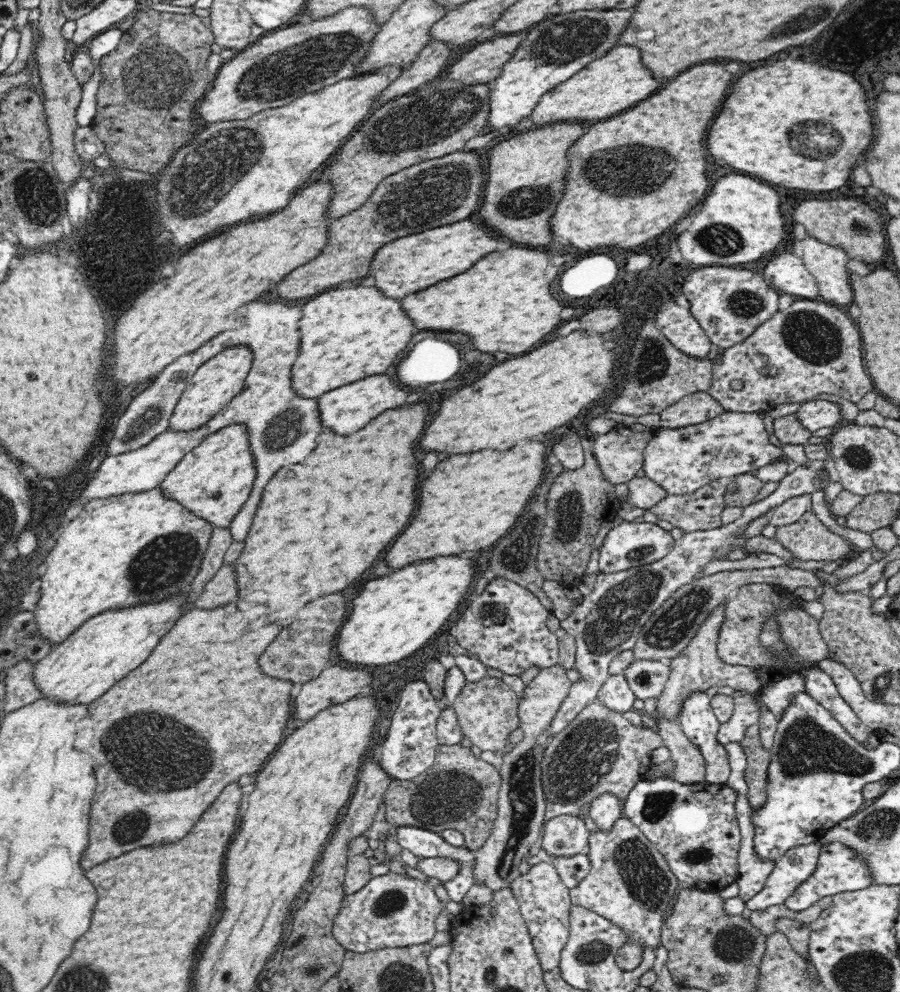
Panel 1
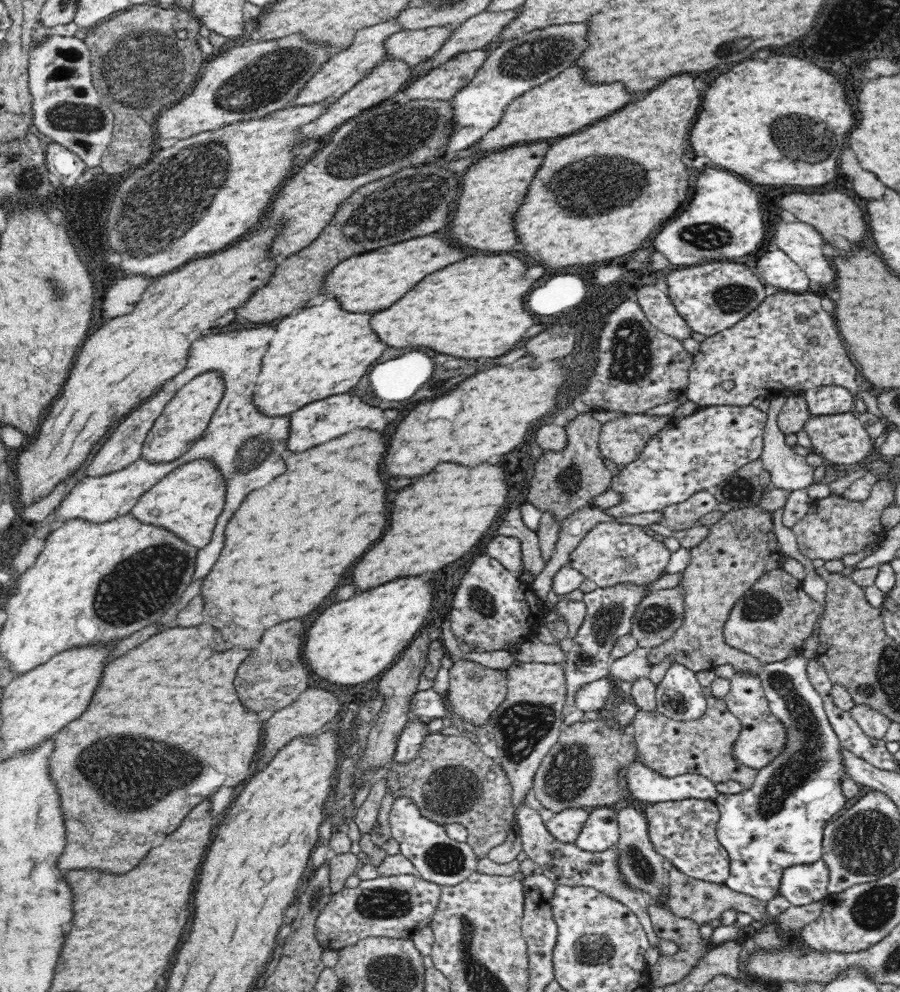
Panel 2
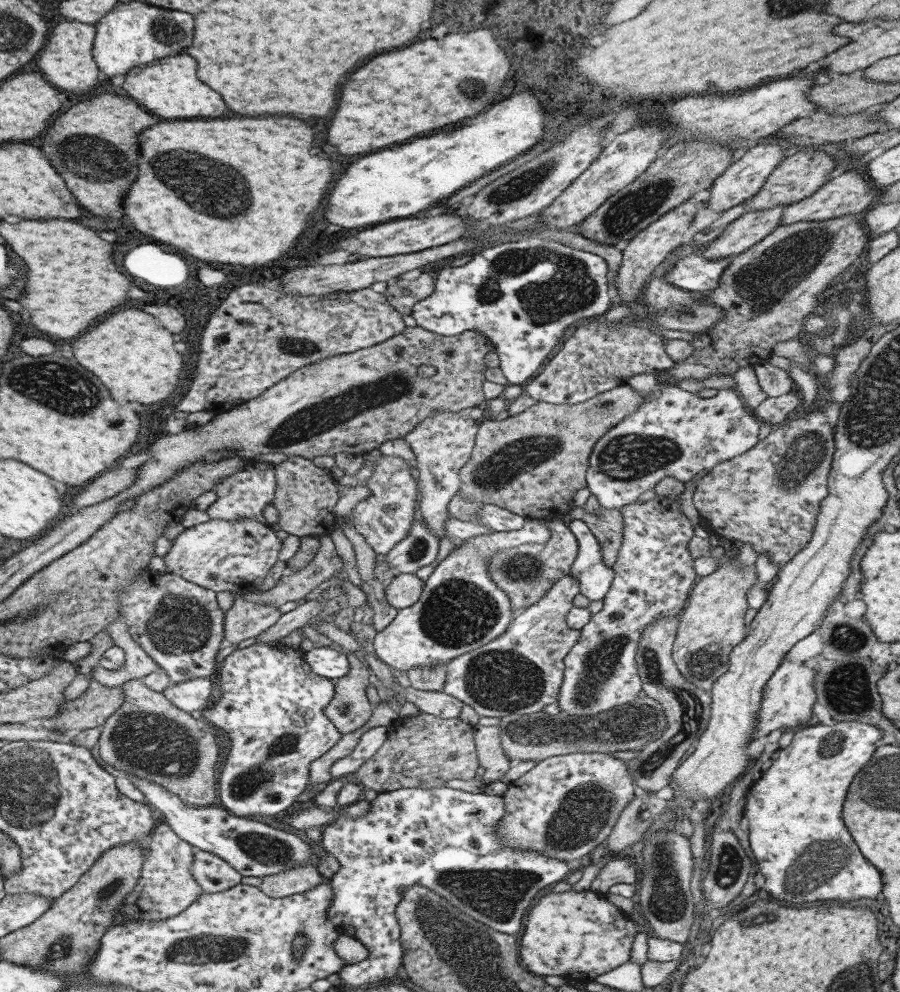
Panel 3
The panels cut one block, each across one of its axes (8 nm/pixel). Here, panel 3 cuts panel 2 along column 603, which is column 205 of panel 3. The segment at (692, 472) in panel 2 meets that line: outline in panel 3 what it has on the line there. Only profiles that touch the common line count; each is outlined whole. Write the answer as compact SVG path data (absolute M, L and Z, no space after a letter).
M256 458L245 459L243 470L239 470L239 472L231 474L231 476L227 476L227 478L223 478L221 482L217 482L217 484L211 488L211 491L217 494L217 498L215 498L215 502L213 502L213 504L210 504L204 510L211 520L239 519L239 517L247 517L253 518L255 521L259 521L261 523L267 523L261 516L261 512L264 506L271 502L271 499L273 499L273 493L275 492L275 472L273 470L273 465L259 461Z

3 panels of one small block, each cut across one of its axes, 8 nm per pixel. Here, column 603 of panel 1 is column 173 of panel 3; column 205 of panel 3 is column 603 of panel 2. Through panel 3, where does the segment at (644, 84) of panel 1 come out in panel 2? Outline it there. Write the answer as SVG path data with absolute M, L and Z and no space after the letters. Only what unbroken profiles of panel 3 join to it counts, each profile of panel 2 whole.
M567 68L544 84L535 86L511 100L496 126L471 144L472 154L481 156L515 145L537 141L555 141L564 134L572 134L588 124L598 122L604 116L610 116L612 112L620 110L628 102L630 102L630 94L626 94L620 84L586 86L586 84L582 84L576 68Z

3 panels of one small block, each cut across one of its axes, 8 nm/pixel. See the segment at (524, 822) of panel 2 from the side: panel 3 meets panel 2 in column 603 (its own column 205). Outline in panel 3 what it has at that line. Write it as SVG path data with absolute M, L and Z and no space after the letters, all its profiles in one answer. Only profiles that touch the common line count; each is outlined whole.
M199 849L193 853L189 872L203 894L215 894L231 886L235 887L242 878L225 860Z

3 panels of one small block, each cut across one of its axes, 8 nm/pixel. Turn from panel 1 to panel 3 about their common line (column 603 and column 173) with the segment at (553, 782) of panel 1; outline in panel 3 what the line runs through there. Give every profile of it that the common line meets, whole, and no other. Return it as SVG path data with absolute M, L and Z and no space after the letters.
M141 678L121 685L124 694L119 712L105 718L94 753L98 761L113 773L122 773L169 790L183 805L208 807L215 802L218 787L215 772L219 744L214 726L192 718L165 699L163 694L149 690Z

